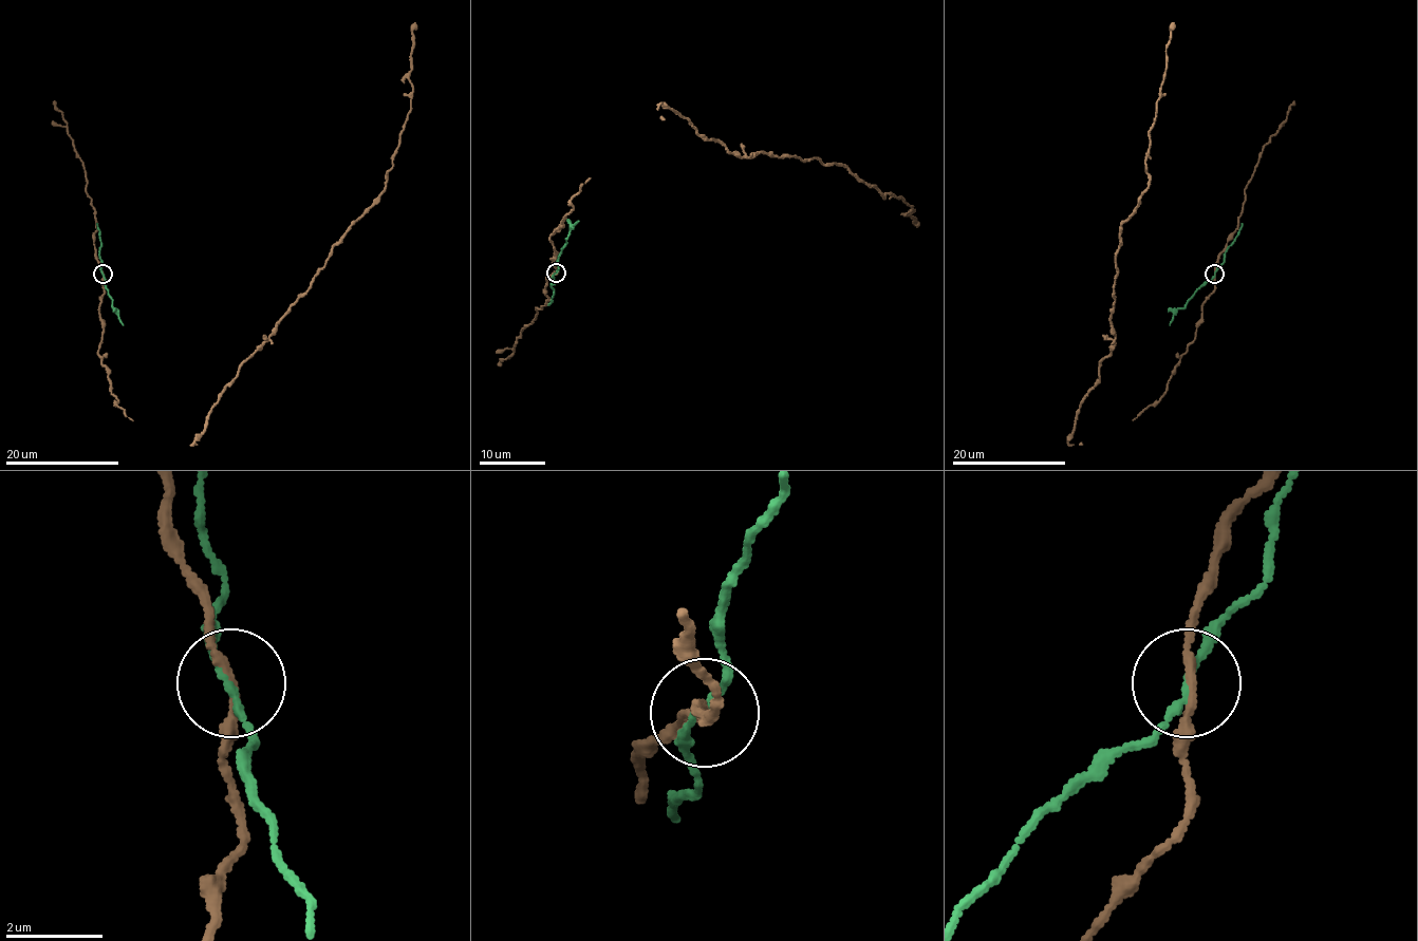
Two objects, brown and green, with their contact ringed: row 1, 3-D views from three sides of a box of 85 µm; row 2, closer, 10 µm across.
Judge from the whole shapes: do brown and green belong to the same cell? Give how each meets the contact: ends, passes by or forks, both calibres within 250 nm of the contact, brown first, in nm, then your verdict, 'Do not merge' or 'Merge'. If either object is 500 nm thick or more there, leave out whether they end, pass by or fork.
At the ring brown passes by. At the ring green passes by. Thickness 170 nm (brown) against 130 nm. Do not merge

